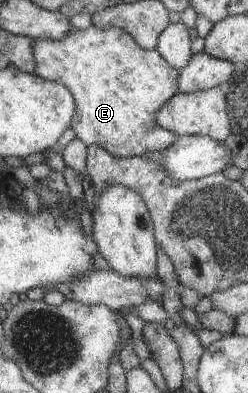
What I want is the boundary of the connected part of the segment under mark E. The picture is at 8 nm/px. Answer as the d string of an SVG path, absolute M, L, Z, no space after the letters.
M93 24L85 30L72 28L61 40L38 38L33 40L34 54L38 65L35 74L59 84L64 84L72 91L76 114L71 128L75 137L87 146L90 144L103 147L113 156L131 158L144 156L150 151L164 151L180 135L160 127L158 113L179 91L179 70L173 68L154 48L144 49L136 43L134 37L120 28L100 28Z

